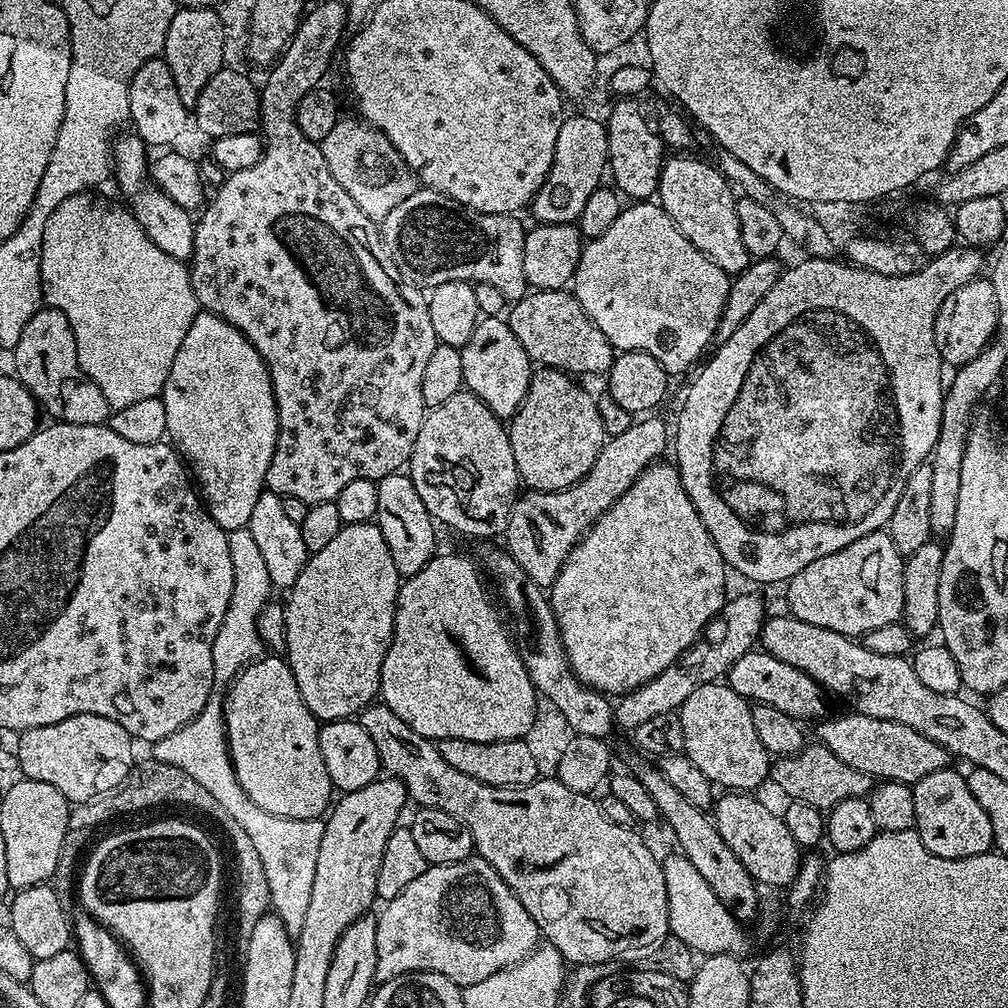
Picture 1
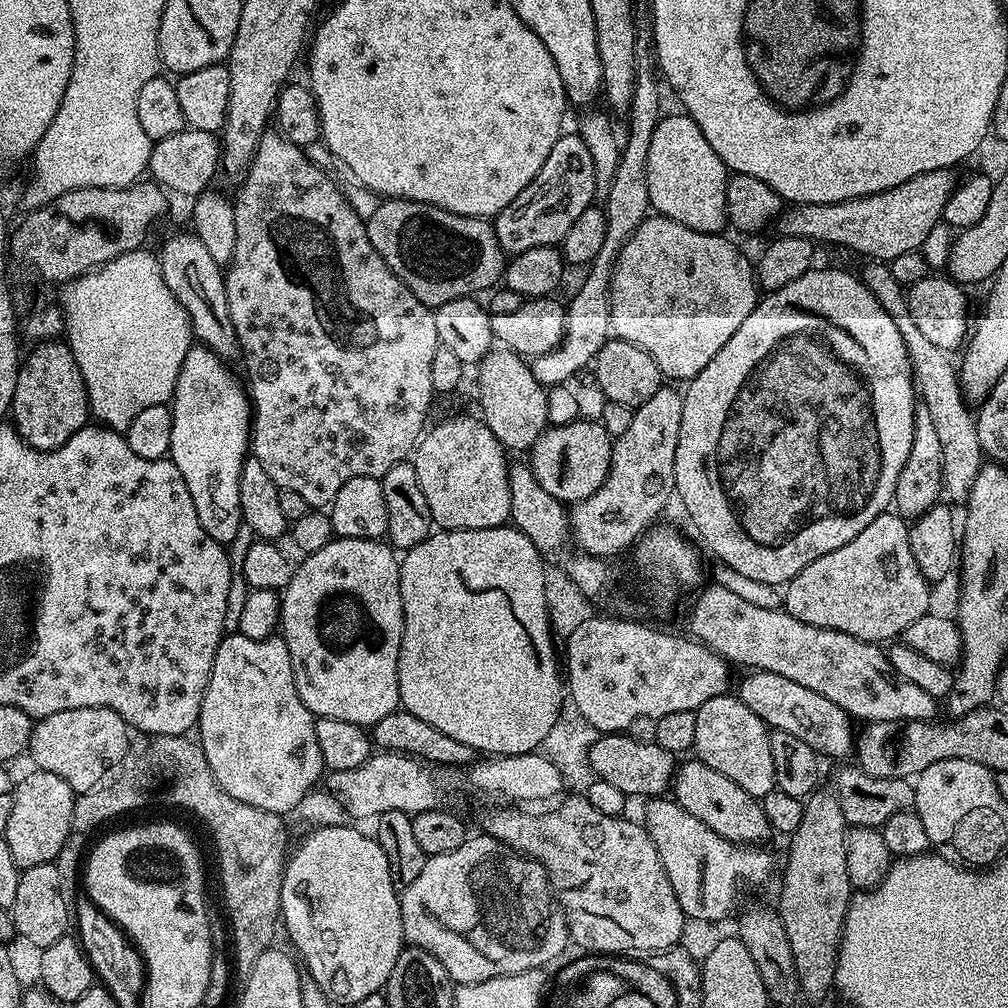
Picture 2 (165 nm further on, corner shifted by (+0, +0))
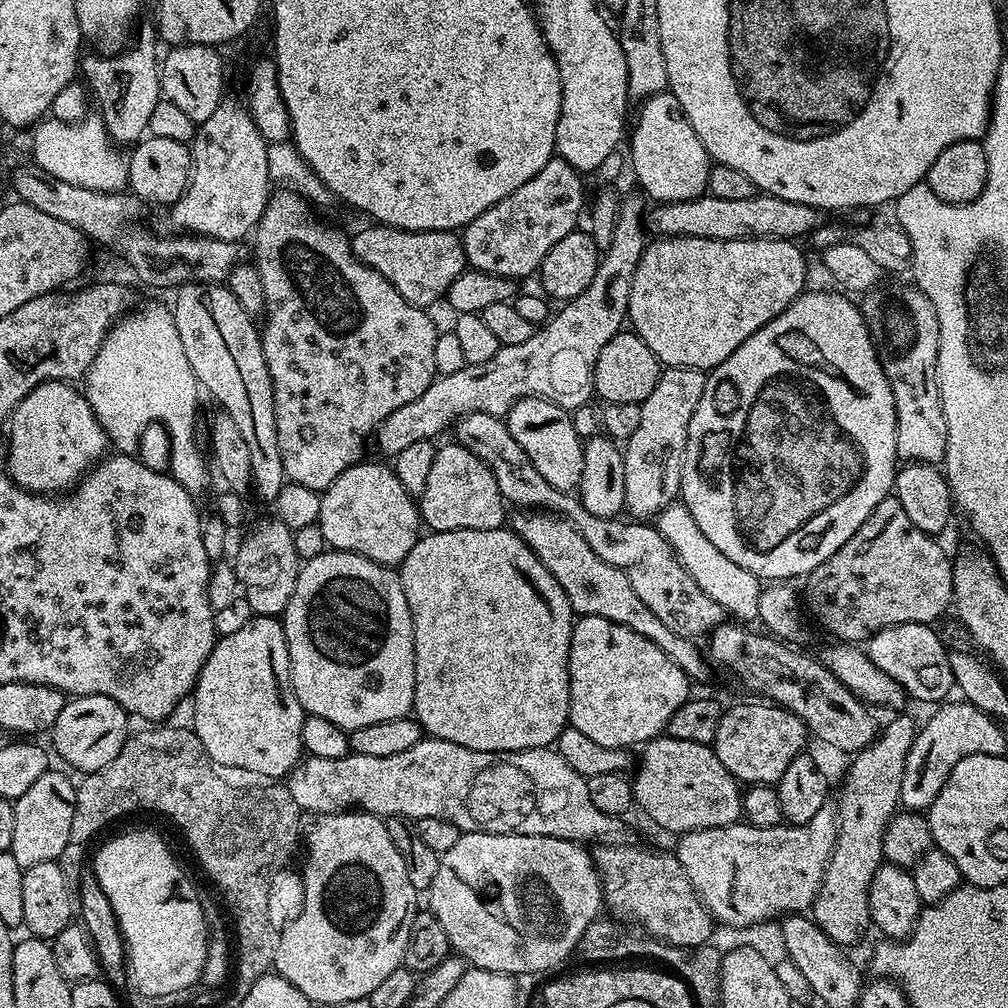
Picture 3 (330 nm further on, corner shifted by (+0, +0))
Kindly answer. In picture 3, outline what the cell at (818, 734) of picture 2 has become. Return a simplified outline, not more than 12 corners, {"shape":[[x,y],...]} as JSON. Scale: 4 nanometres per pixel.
{"shape":[[516,510],[511,531],[554,574],[577,617],[654,642],[689,681],[714,668],[569,520]]}

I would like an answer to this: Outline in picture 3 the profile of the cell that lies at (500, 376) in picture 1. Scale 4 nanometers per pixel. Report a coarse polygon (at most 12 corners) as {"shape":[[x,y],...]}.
{"shape":[[537,396],[506,423],[534,470],[579,489],[584,444],[572,412]]}

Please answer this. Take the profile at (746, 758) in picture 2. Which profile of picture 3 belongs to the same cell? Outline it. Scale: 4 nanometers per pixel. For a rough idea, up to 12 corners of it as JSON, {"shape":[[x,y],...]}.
{"shape":[[771,702],[725,707],[710,743],[741,785],[780,783],[810,733]]}

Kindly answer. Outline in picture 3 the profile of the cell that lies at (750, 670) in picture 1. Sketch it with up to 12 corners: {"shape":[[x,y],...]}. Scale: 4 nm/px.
{"shape":[[597,616],[572,625],[568,724],[631,749],[665,731],[688,676]]}

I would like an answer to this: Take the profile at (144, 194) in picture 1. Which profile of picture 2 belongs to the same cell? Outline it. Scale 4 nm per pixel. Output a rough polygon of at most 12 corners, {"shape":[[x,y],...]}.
{"shape":[[188,230],[158,248],[193,337],[239,361],[222,265]]}

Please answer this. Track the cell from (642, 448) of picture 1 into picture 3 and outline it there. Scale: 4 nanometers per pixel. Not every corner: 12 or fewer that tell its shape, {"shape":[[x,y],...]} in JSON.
{"shape":[[665,367],[622,448],[624,512],[679,497],[705,373]]}

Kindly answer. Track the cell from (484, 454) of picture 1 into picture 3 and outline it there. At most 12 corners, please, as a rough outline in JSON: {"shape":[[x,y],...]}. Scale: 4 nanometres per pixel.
{"shape":[[440,444],[418,498],[425,529],[494,530],[506,501],[470,450]]}

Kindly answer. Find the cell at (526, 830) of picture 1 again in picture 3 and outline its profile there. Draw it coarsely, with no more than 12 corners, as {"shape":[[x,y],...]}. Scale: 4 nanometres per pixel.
{"shape":[[593,847],[603,903],[651,939],[713,939],[708,907],[671,851]]}

